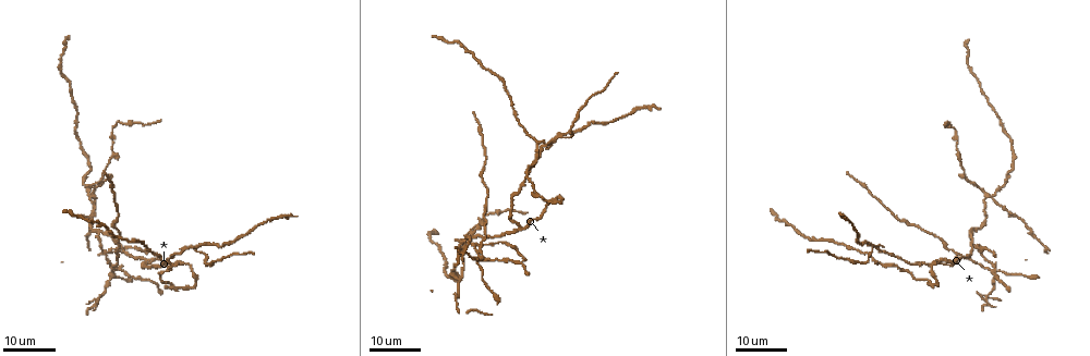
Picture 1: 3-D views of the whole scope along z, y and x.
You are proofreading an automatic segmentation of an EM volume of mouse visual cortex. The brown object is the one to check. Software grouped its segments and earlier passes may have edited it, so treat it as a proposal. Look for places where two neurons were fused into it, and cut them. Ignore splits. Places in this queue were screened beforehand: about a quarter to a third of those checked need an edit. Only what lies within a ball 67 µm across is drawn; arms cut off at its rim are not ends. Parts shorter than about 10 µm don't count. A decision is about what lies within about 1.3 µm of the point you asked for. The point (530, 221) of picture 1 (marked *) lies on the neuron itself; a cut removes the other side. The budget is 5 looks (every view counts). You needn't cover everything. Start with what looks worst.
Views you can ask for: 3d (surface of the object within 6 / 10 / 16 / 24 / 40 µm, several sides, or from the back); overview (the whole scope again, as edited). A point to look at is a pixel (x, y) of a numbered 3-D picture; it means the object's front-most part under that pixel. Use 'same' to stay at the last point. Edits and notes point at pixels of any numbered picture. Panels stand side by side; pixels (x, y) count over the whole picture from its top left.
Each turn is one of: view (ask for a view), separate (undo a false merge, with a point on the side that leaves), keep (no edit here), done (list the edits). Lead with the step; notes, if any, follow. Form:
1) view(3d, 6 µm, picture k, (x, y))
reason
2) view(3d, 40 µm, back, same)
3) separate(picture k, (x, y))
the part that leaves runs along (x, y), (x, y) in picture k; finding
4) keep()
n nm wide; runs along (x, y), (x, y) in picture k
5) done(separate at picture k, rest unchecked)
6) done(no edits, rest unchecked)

view(3d, 16 µm, picture 1, (560, 138))
small branch off a trunk

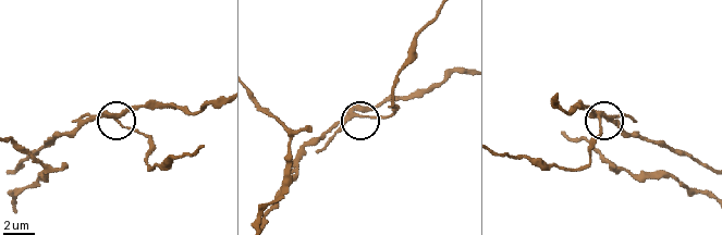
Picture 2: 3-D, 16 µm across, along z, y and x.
view(3d, 10 µm, picture 2, (364, 117))
zoom in

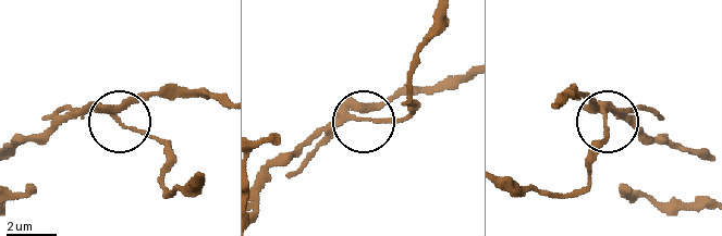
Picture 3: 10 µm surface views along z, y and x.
separate(picture 3, (314, 153))
the part that leaves runs along (611, 110), (604, 141), (582, 185), (568, 191), (506, 185) in picture 3; a second neuron is stuck on

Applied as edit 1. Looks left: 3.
view(overview)

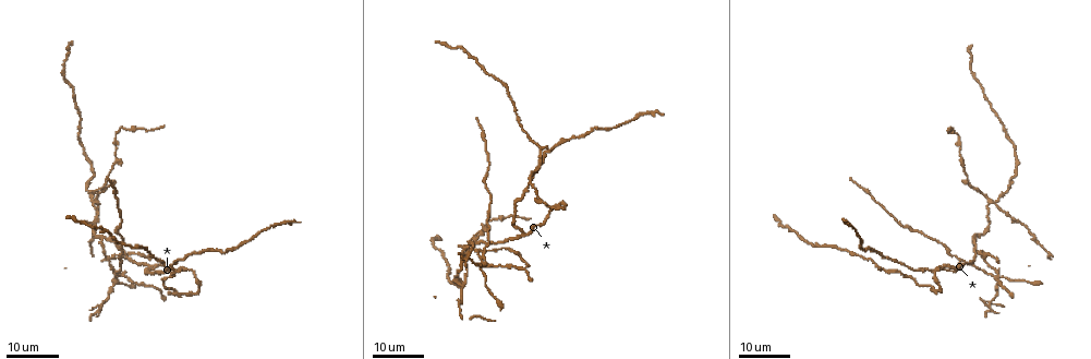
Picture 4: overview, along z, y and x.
view(3d, 24 µm, picture 4, (102, 237))
three arms meet

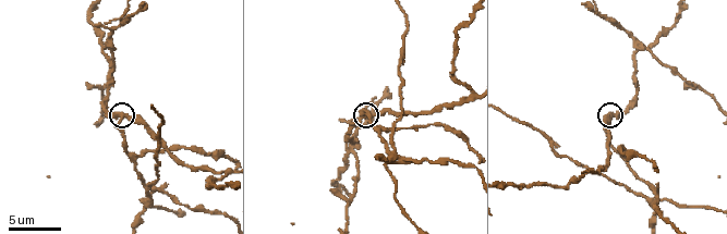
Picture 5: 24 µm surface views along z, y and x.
view(3d, 10 µm, picture 5, (122, 120))
closer look

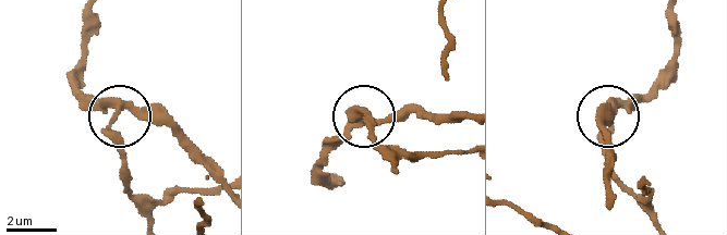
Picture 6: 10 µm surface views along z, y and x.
keep()
300 nm wide; runs along (218, 177), (161, 125), (76, 98) in picture 6; all the same neuron

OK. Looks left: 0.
done(separate at picture 3, rest unchecked)

